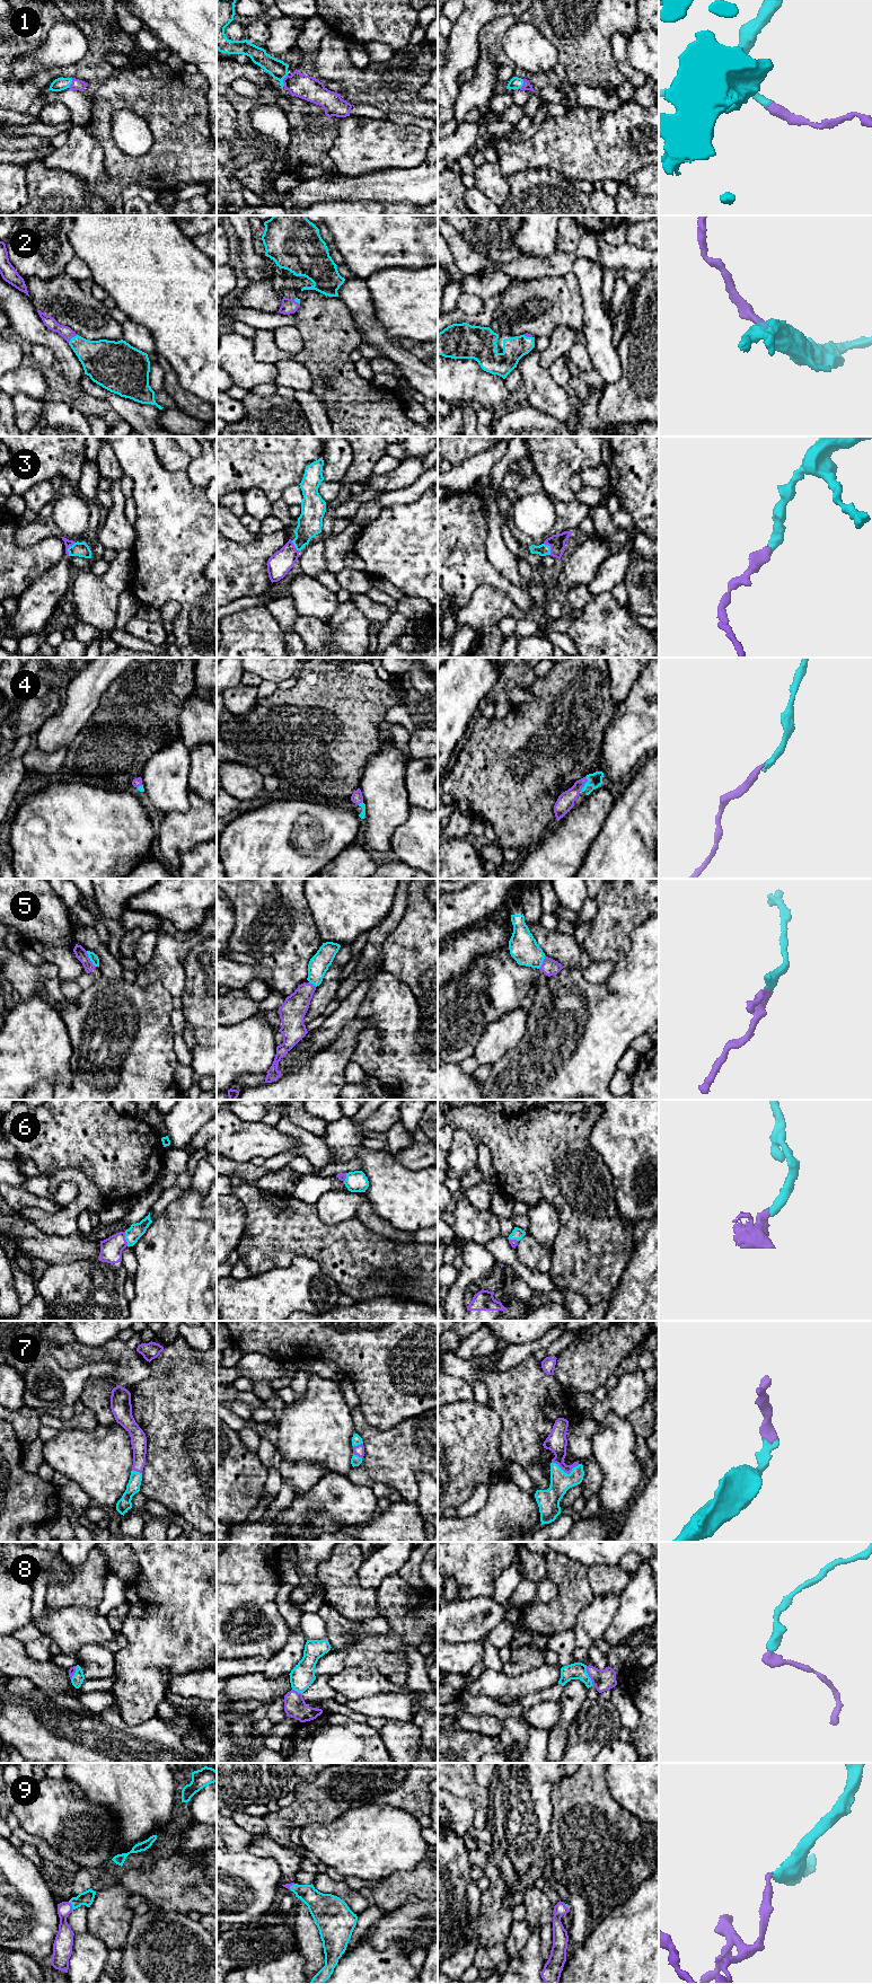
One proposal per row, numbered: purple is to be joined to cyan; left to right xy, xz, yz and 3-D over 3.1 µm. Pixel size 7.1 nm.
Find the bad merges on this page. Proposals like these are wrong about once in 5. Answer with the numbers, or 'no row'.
5

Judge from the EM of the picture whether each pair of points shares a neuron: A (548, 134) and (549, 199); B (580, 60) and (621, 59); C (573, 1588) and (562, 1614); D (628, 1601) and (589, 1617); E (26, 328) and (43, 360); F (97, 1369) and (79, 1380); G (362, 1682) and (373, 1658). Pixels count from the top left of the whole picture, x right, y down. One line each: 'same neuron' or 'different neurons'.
A: different neurons
B: different neurons
C: same neuron
D: different neurons
E: different neurons
F: same neuron
G: different neurons

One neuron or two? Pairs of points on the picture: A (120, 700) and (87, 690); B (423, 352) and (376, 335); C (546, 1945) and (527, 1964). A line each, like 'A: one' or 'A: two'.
A: two
B: two
C: two

